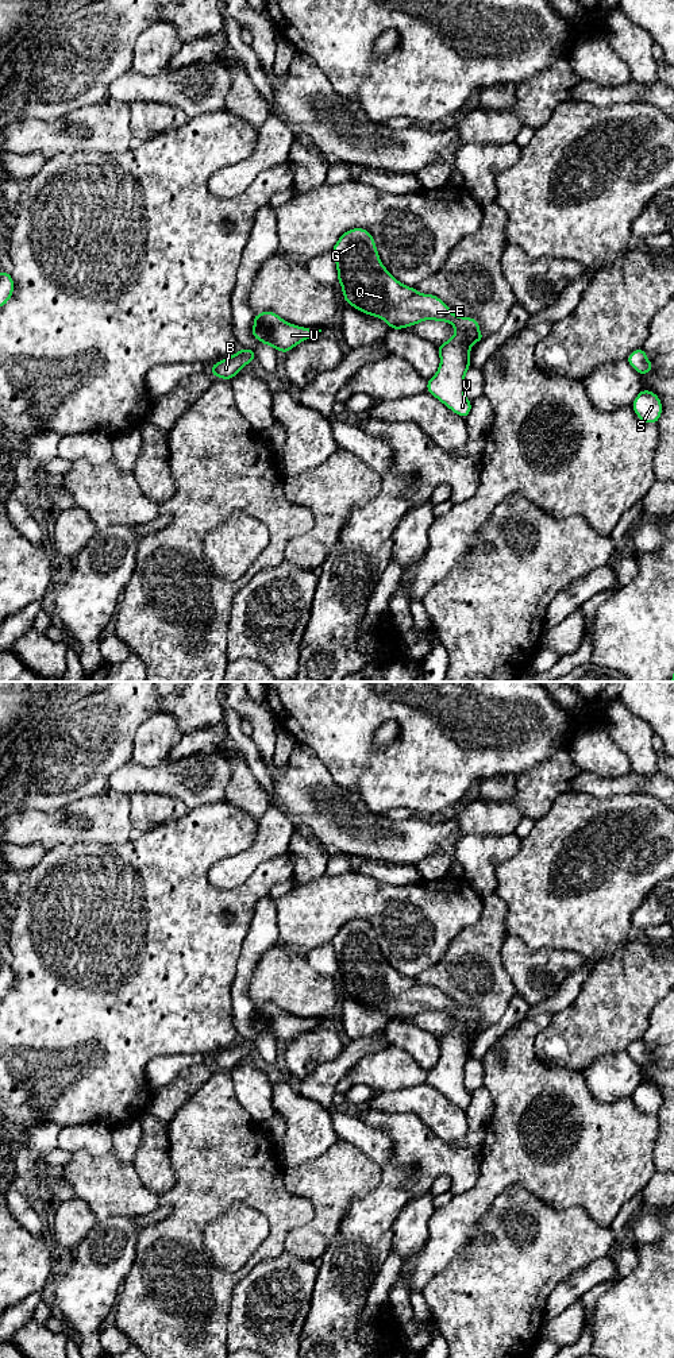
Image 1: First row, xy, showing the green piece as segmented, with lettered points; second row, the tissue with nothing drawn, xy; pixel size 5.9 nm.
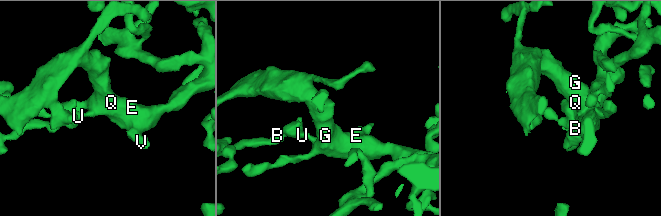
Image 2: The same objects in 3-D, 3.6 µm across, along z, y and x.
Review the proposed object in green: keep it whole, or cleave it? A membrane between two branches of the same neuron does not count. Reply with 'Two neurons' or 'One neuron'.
One neuron

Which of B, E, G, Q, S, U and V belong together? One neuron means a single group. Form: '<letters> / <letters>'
B E G Q S U V

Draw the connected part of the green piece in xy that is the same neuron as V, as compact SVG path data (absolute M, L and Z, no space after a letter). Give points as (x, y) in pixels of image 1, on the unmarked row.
M365 919L346 922L331 941L344 992L369 1007L381 1008L392 1021L424 1011L451 1014L455 1026L438 1038L440 1056L427 1072L427 1083L466 1110L473 1093L465 1088L470 1041L485 1030L473 1008L454 1006L435 985L419 984L397 972L382 956L375 933Z

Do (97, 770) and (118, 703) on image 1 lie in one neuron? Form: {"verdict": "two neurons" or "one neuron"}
{"verdict": "one neuron"}

